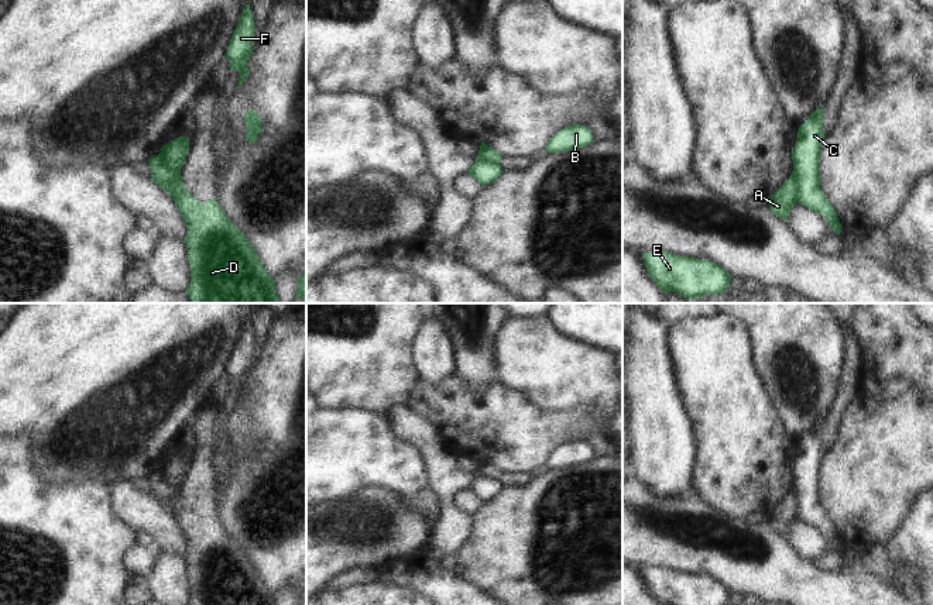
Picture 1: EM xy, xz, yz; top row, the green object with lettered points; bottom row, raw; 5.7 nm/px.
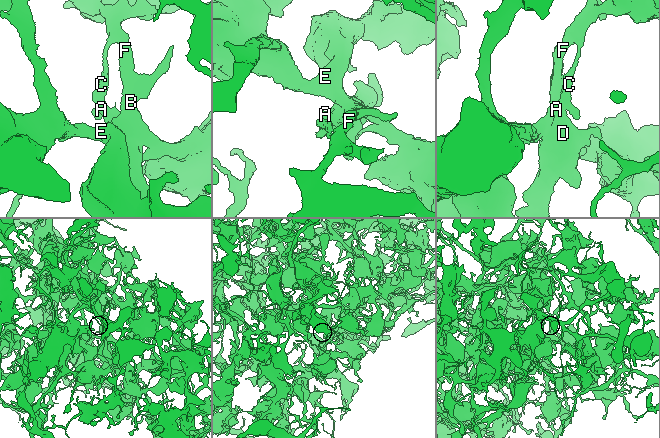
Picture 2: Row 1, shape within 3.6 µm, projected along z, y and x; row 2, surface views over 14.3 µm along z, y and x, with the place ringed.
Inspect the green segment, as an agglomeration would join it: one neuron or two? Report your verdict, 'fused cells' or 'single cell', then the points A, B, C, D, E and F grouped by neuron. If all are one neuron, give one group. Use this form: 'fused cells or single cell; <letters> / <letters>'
fused cells; A D / B C E F

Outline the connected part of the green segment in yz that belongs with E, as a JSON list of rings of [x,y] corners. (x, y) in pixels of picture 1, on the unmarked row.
[[[655,566],[644,570],[642,577],[659,605],[730,604],[731,591],[709,575]]]

